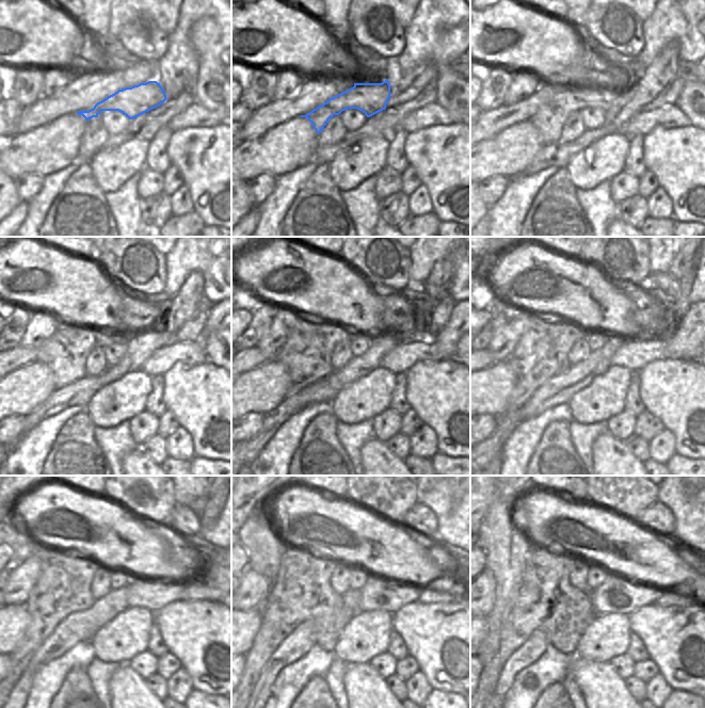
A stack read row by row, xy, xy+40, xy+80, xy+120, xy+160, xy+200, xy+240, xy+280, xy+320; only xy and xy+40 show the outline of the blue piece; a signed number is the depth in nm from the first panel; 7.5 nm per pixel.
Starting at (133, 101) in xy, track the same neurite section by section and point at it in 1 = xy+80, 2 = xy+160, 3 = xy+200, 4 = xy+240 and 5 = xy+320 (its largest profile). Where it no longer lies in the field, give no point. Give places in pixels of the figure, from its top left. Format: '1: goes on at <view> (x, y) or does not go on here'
1: goes on at xy+80 (548, 119)
2: goes on at xy+160 (306, 352)
3: goes on at xy+200 (541, 353)
4: goes on at xy+240 (64, 586)
5: goes on at xy+320 (546, 600)

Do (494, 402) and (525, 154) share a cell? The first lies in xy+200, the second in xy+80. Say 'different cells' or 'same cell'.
same cell

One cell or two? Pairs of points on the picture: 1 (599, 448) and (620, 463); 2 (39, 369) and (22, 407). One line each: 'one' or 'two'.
1: one
2: one

